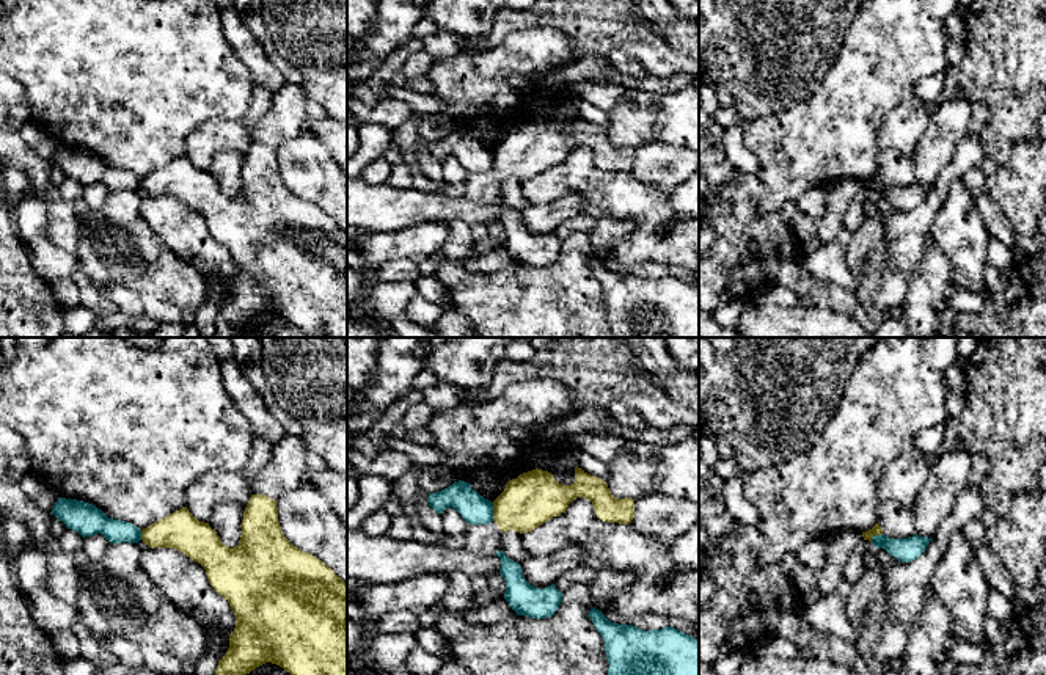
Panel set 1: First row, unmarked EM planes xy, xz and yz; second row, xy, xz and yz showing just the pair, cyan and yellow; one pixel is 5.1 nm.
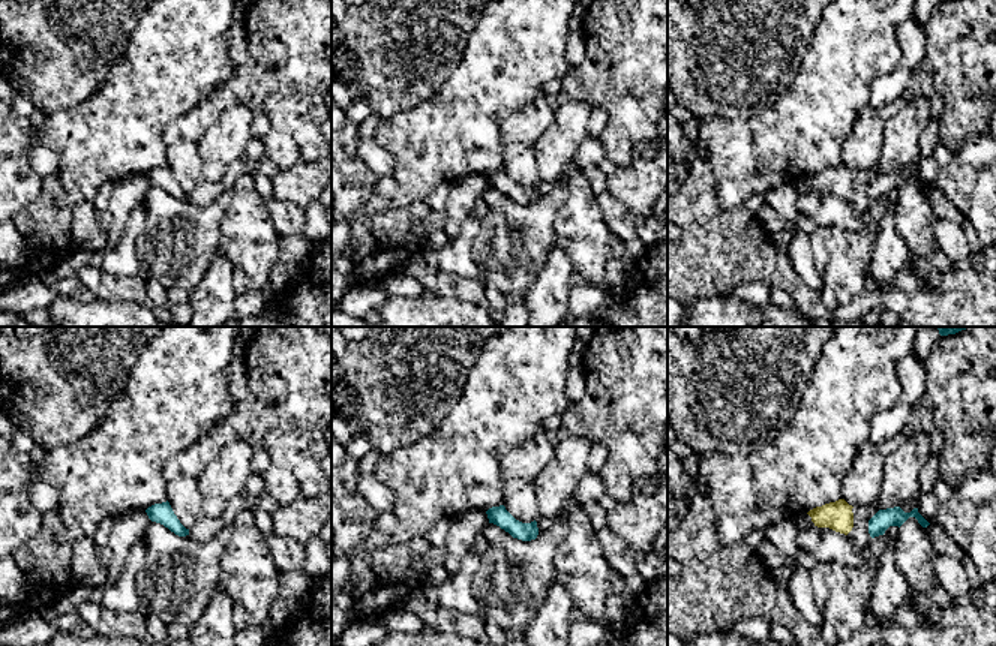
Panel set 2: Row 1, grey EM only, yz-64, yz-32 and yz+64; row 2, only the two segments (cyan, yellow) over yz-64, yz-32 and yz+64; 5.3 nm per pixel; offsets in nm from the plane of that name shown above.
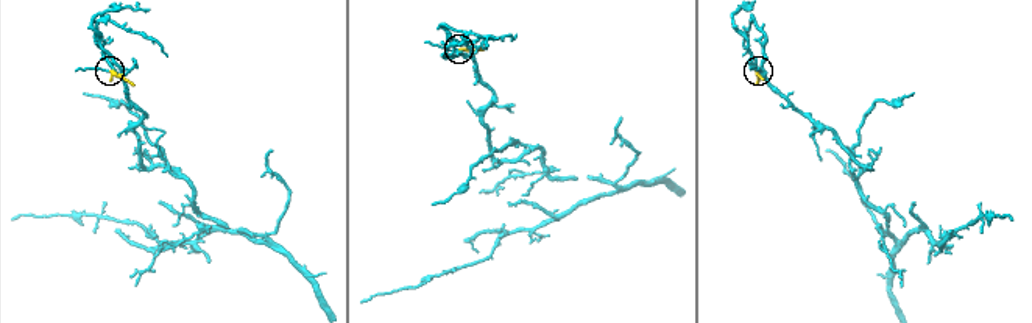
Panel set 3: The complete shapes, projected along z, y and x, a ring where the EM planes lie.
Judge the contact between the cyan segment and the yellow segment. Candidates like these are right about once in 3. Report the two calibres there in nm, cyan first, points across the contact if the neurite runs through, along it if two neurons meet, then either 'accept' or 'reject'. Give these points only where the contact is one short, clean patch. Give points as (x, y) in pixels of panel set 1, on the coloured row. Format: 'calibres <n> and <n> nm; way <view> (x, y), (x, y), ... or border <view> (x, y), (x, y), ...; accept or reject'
calibres 160 and 280 nm; border xz (492, 503), (493, 520); reject

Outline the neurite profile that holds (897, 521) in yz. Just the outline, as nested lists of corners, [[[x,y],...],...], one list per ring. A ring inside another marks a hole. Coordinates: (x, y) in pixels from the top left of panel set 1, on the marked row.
[[[894,501],[880,502],[880,523],[862,532],[862,537],[872,543],[872,537],[881,534],[889,538],[913,537],[916,534],[913,510],[902,507]]]

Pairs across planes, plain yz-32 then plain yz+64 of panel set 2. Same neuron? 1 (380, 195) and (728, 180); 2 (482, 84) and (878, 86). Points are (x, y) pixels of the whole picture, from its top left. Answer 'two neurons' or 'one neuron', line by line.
1: two neurons
2: two neurons

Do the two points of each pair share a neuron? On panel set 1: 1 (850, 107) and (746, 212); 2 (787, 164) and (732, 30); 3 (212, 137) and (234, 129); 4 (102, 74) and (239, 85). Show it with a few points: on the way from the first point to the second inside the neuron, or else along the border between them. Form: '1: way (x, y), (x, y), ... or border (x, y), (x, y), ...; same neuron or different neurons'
1: border (756, 176), (764, 190), (759, 209), (778, 212); different neurons
2: border (801, 101), (782, 110), (745, 121); different neurons
3: way (217, 135), (230, 134); same neuron
4: way (137, 76), (195, 76), (204, 80); same neuron

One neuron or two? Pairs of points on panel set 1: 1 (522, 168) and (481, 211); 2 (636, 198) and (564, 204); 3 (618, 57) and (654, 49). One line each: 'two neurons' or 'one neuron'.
1: two neurons
2: two neurons
3: two neurons

